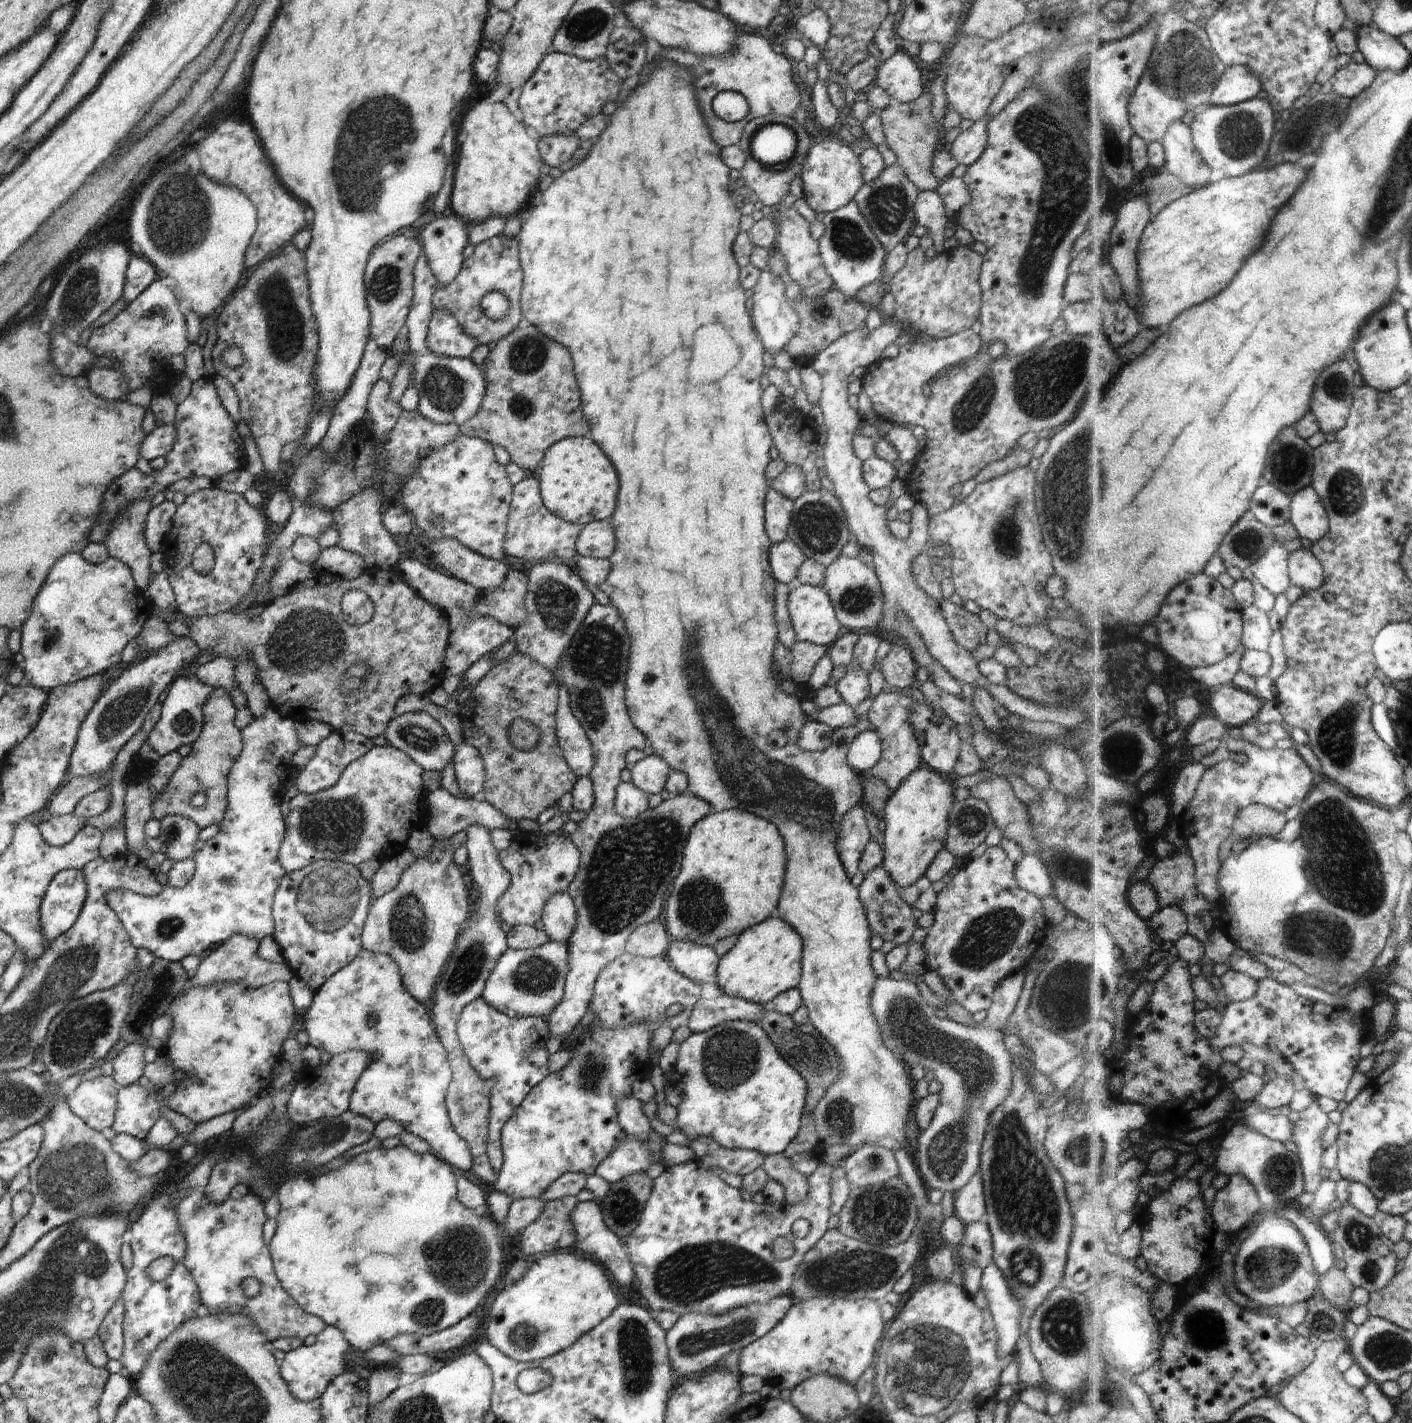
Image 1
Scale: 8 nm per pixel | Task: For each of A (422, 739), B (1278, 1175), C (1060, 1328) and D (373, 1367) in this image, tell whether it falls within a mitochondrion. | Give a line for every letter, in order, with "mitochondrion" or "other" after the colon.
A: mitochondrion
B: mitochondrion
C: mitochondrion
D: other

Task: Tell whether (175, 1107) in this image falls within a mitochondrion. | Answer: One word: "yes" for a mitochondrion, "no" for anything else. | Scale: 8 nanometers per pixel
no

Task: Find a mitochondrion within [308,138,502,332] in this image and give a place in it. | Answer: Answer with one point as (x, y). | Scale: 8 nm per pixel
(384, 284)

